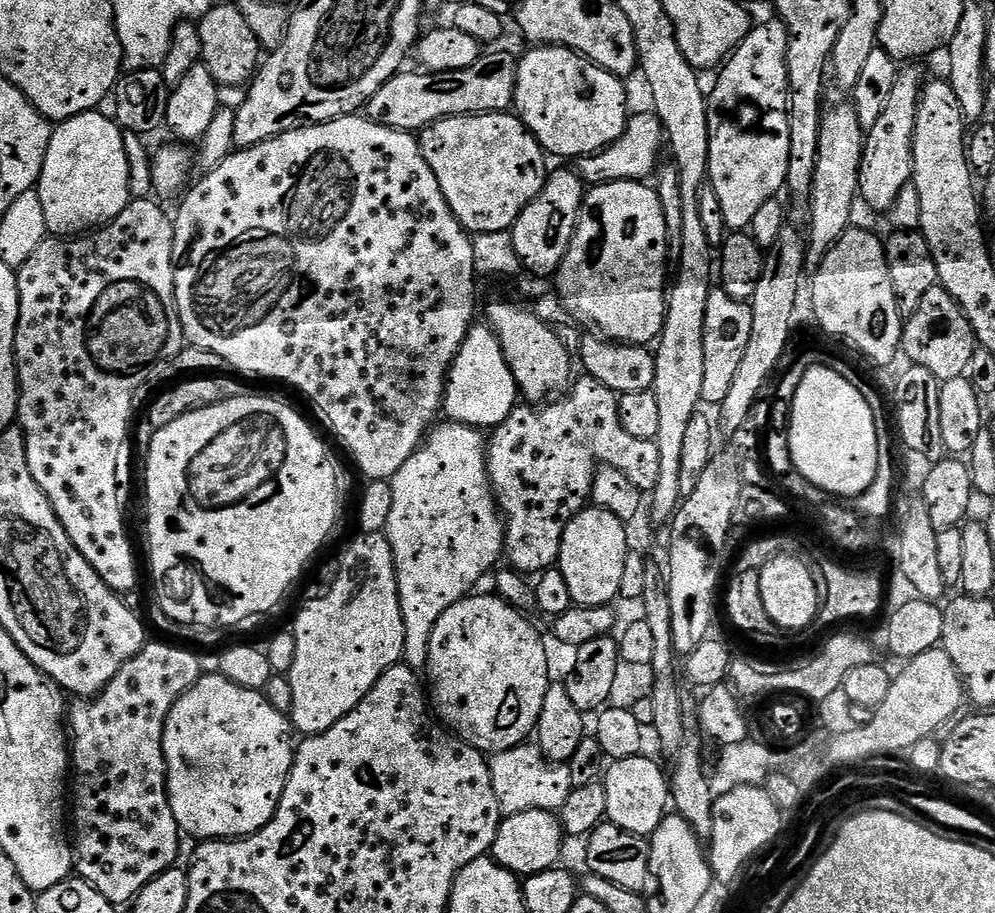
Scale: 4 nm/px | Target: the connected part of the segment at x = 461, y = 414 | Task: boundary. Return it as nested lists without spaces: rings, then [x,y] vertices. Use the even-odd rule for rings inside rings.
[[[480,323],[468,331],[466,342],[462,342],[462,350],[456,355],[456,361],[448,372],[448,388],[444,392],[442,412],[451,423],[495,430],[518,407],[518,389],[496,331],[487,323]]]

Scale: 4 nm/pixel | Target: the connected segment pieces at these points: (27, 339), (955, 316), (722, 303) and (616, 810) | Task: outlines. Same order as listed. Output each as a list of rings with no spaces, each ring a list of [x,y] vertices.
[[[155,199],[132,200],[122,210],[122,214],[118,214],[118,218],[114,218],[109,224],[103,225],[99,230],[93,231],[91,234],[80,234],[75,238],[49,238],[42,242],[42,246],[38,246],[38,250],[34,250],[34,255],[23,264],[17,271],[18,278],[18,298],[20,299],[20,317],[18,318],[18,330],[16,331],[16,377],[20,383],[20,405],[16,408],[18,417],[18,426],[24,432],[24,441],[26,442],[26,462],[30,466],[30,474],[34,474],[34,482],[38,482],[38,486],[46,494],[46,498],[50,502],[50,506],[54,506],[54,514],[58,514],[58,518],[62,522],[62,526],[66,530],[66,534],[70,538],[70,542],[74,542],[74,546],[82,554],[82,558],[86,558],[86,562],[90,562],[90,566],[94,566],[94,570],[98,574],[98,578],[102,578],[102,582],[106,582],[106,586],[110,586],[110,590],[117,594],[125,594],[124,592],[132,592],[136,588],[136,556],[132,553],[132,540],[128,537],[128,528],[124,525],[124,507],[128,504],[128,495],[132,492],[132,440],[128,435],[132,432],[132,403],[136,400],[136,391],[143,384],[148,384],[151,380],[156,380],[176,359],[180,356],[180,351],[186,348],[186,337],[184,335],[184,327],[180,321],[180,312],[176,309],[176,287],[174,286],[174,230],[176,229],[173,217],[167,216],[158,205]]]
[[[939,286],[931,288],[928,293],[922,297],[922,302],[914,314],[907,317],[902,324],[902,352],[908,355],[913,365],[918,368],[930,370],[941,382],[950,378],[958,378],[965,375],[971,366],[971,359],[974,358],[978,345],[976,335],[958,302],[950,298],[950,294],[944,288]]]
[[[713,287],[710,298],[706,302],[706,326],[704,327],[704,358],[701,401],[705,405],[719,406],[730,394],[730,386],[734,383],[734,374],[738,374],[738,366],[742,363],[742,354],[746,354],[746,346],[750,346],[750,326],[754,326],[751,303],[730,298],[724,289]]]
[[[641,754],[611,761],[602,783],[606,790],[607,819],[610,823],[635,836],[651,837],[670,808],[670,780],[666,772],[664,774],[648,754]]]

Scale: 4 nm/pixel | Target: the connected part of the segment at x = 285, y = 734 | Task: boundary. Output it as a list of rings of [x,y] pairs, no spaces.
[[[219,674],[201,675],[198,683],[190,690],[186,690],[186,694],[182,694],[182,698],[178,698],[178,702],[174,702],[164,727],[164,757],[168,767],[168,801],[170,810],[174,810],[174,818],[178,822],[181,833],[185,837],[193,836],[193,841],[196,842],[239,840],[242,836],[253,836],[258,830],[262,830],[268,825],[278,810],[282,794],[286,790],[286,782],[290,778],[292,764],[296,760],[297,745],[294,740],[292,744],[292,736],[294,737],[294,729],[291,719],[278,710],[274,710],[274,706],[270,706],[270,702],[264,697],[263,692],[255,692],[249,688],[238,686]]]

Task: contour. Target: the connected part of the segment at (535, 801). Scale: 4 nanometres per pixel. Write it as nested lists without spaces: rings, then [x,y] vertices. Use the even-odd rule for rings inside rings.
[[[525,742],[495,753],[488,760],[488,769],[494,782],[494,794],[498,794],[498,806],[504,816],[522,814],[526,810],[559,813],[573,790],[568,765],[550,763],[535,742]]]

